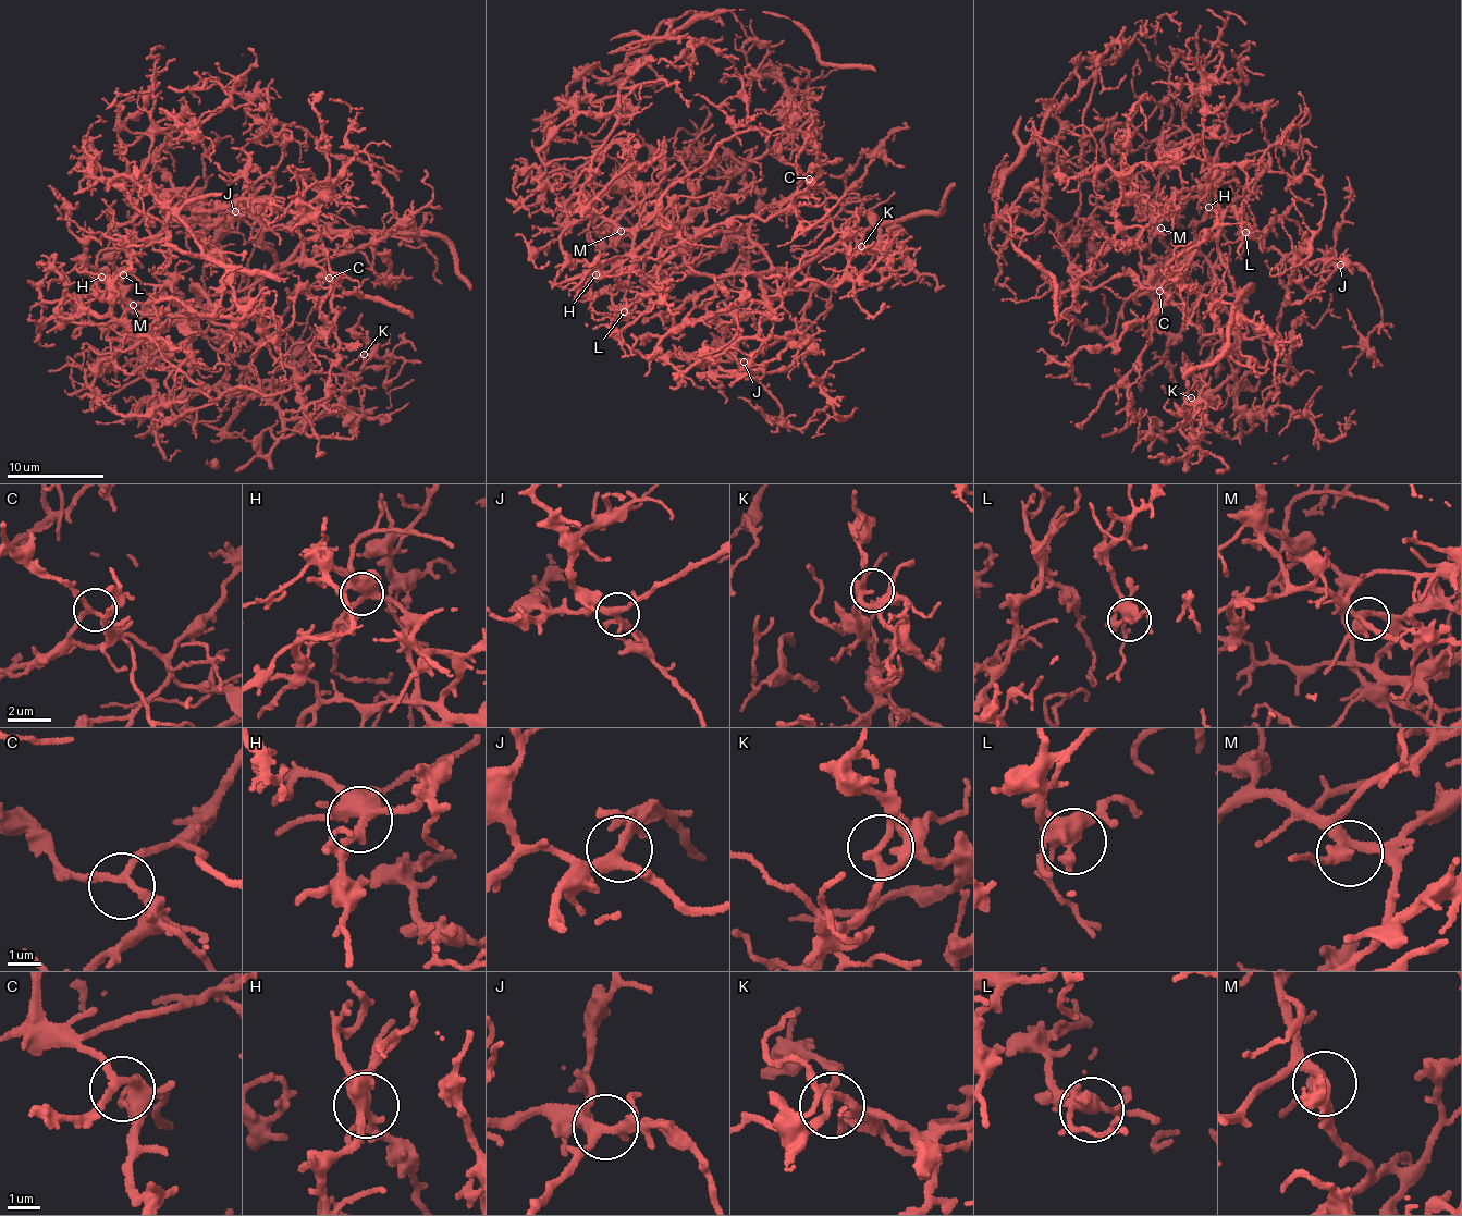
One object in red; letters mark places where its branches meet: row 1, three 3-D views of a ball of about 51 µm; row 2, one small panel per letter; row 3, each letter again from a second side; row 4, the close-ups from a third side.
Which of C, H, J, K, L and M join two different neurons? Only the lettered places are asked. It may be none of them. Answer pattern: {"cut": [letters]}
{"cut": []}

